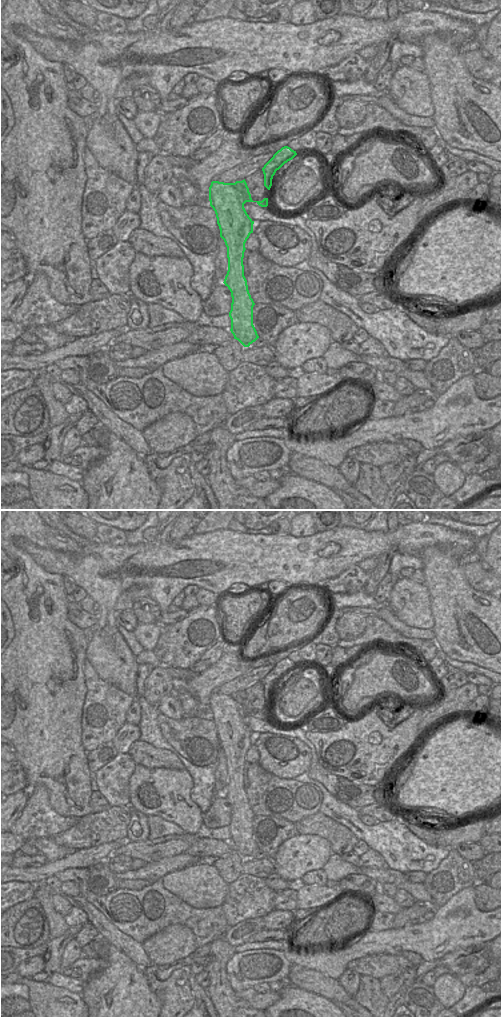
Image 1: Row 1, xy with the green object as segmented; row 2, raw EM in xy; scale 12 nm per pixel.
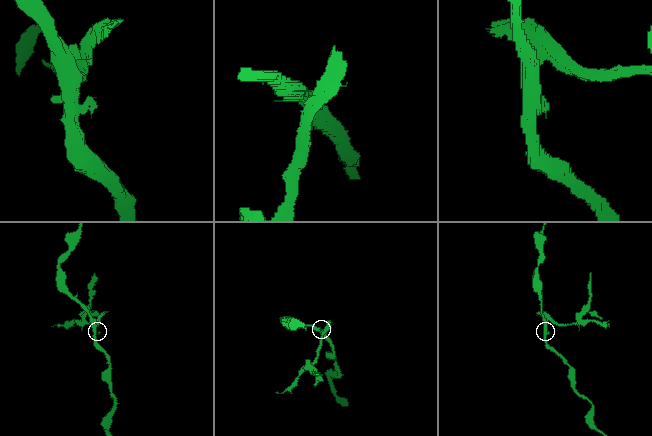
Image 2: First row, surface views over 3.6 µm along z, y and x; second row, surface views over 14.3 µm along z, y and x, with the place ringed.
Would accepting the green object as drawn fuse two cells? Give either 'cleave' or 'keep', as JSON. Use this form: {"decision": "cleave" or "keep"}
{"decision": "keep"}

